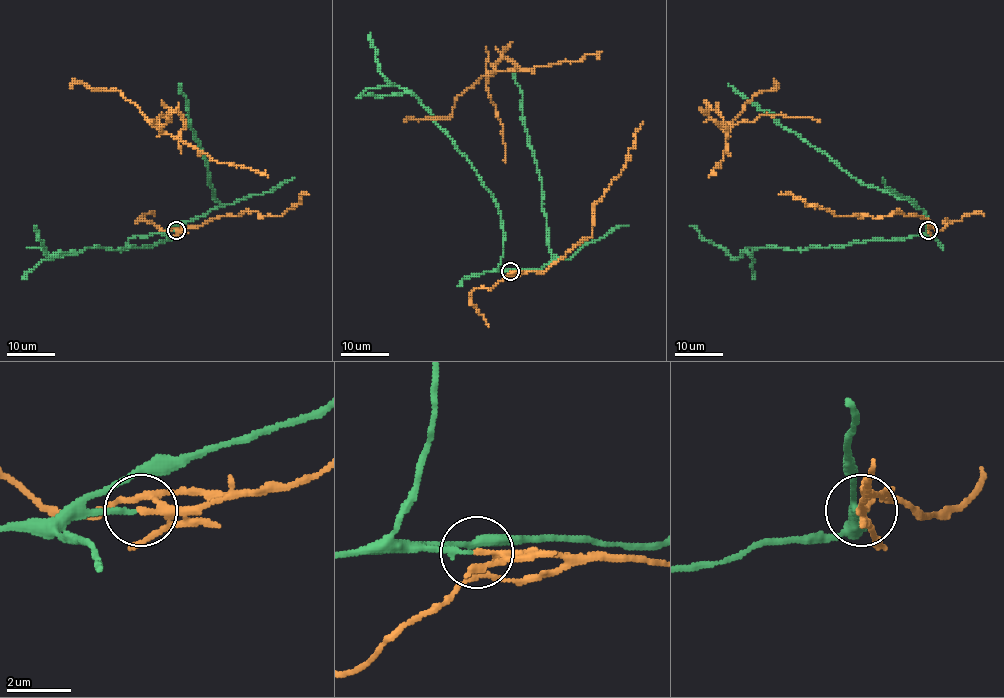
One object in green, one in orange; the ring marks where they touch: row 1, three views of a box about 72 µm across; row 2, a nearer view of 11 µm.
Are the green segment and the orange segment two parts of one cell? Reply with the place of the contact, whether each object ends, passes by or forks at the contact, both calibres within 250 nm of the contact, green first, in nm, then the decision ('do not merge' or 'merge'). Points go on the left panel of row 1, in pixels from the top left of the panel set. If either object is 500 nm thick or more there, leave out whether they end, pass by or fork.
place (176, 230); green ends; orange passes by; calibres 170 and 170 nm; do not merge

